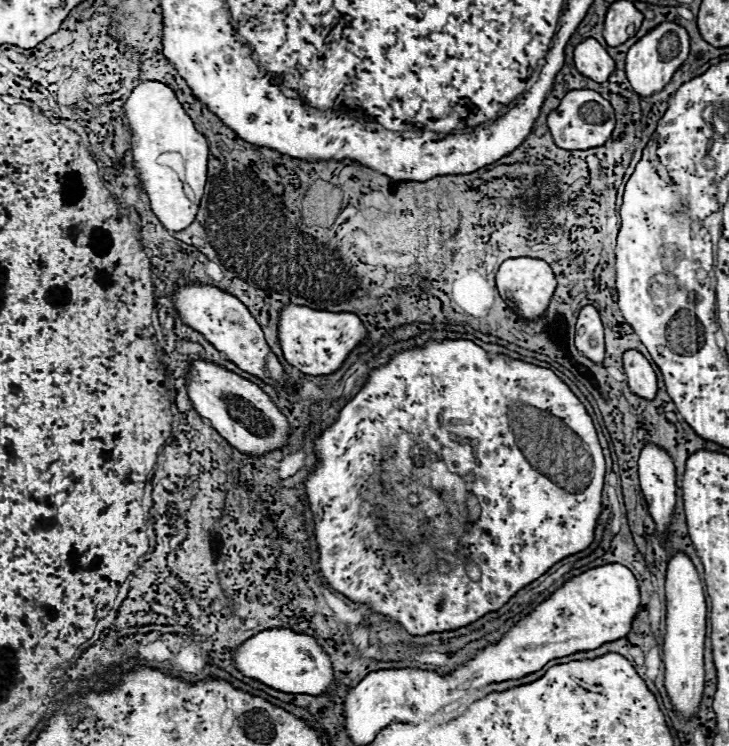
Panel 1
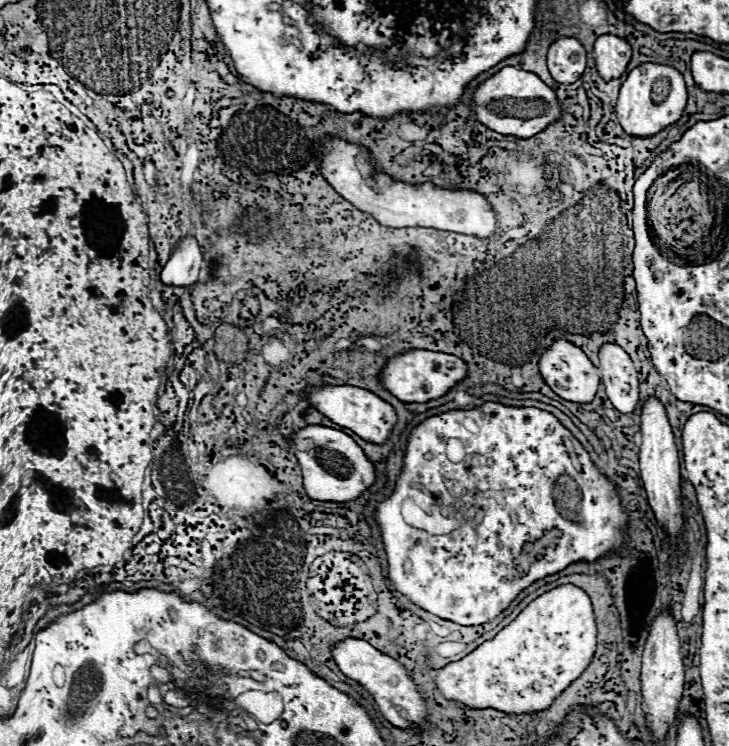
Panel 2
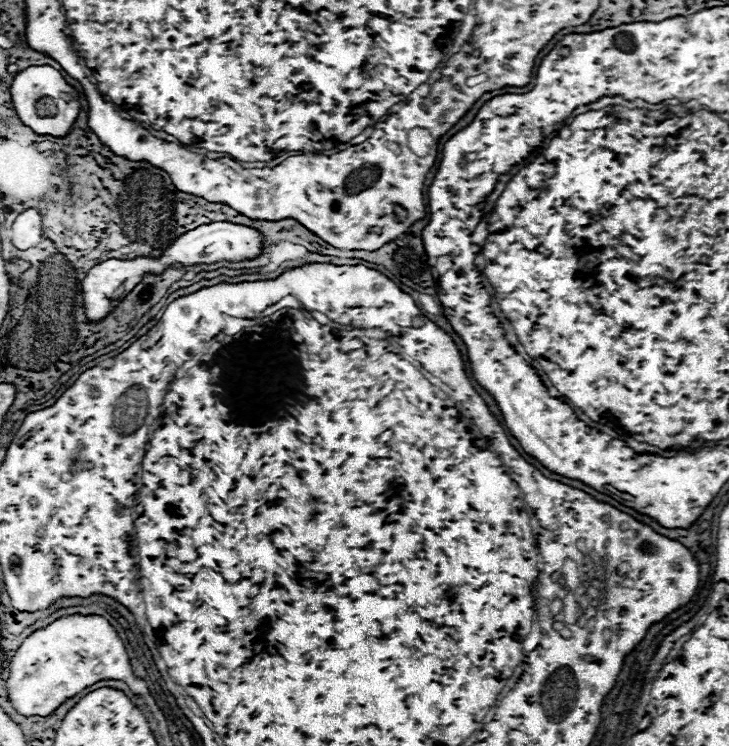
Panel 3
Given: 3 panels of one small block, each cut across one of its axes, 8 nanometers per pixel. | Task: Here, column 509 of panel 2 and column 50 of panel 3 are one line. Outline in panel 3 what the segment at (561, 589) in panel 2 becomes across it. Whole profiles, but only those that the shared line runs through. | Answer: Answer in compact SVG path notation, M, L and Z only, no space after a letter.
M64 616L28 636L10 662L8 698L22 716L48 716L64 700L100 680L122 680L128 684L134 694L144 698L146 704L138 704L142 712L150 716L152 710L158 728L164 728L164 714L156 706L146 682L134 676L120 636L102 616Z

